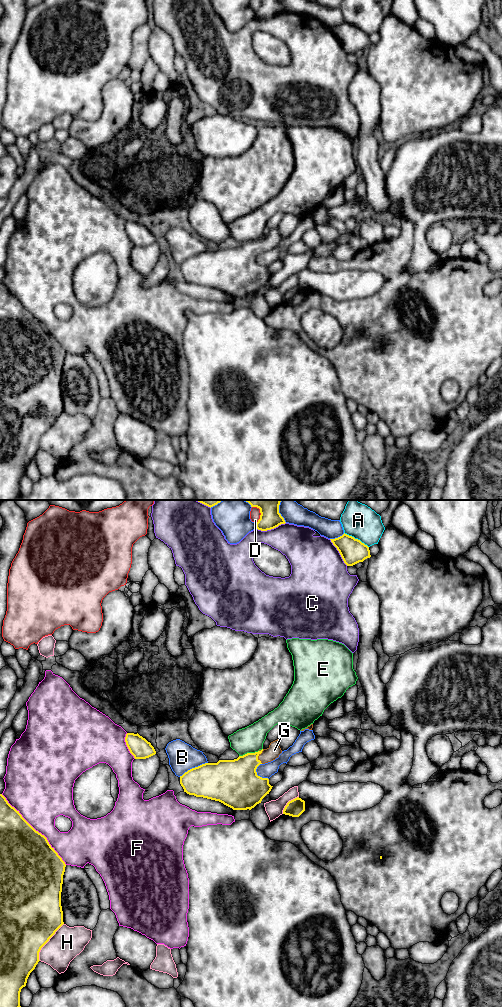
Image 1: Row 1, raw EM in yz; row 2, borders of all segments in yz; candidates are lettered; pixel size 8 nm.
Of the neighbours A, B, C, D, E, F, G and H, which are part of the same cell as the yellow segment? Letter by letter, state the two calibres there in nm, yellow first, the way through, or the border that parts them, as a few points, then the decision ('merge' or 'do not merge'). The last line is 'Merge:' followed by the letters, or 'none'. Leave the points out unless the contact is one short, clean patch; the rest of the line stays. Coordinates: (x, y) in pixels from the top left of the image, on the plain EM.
A: 200 nm thick on the yellow side, 240 nm on the other; do not merge
B: 320 nm thick on the yellow side, 220 nm on the other; do not merge
C: 140 nm thick on the yellow side, 280 nm on the other; do not merge
D: 140 nm thick on the yellow side, 80 nm on the other; do not merge
E: 360 nm thick on the yellow side, 220 nm on the other; do not merge
F: 440 nm thick on the yellow side, 380 nm on the other; do not merge
G: 320 nm thick on the yellow side, 110 nm on the other; runs through yz (238, 267), (241, 260), (258, 243), (268, 243), (274, 238); merge
H: 480 nm thick on the yellow side, 260 nm on the other; do not merge
Merge: G

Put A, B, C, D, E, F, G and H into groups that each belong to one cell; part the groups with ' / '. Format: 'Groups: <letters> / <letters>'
Groups: A / B / C F / D / E / G / H

